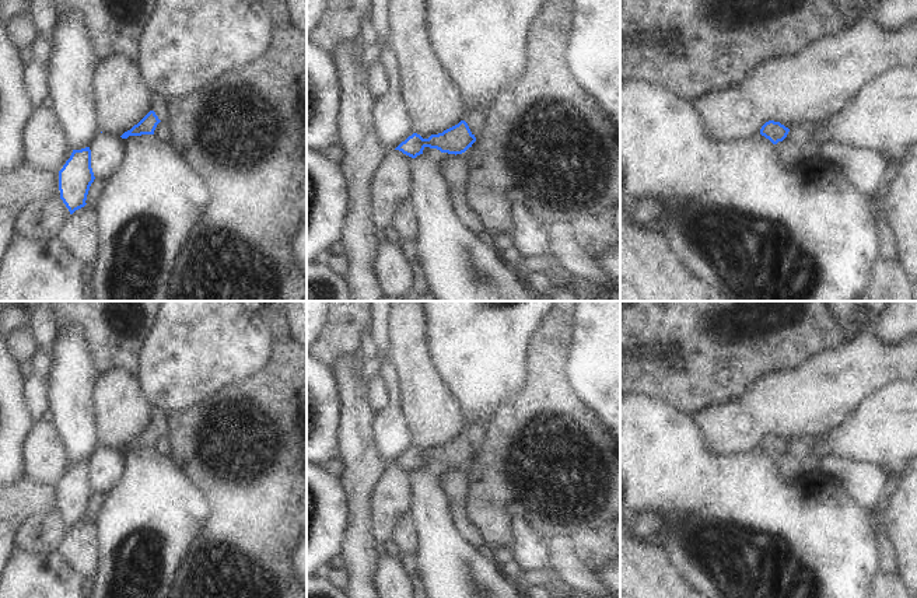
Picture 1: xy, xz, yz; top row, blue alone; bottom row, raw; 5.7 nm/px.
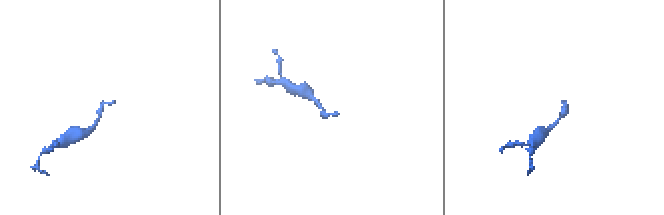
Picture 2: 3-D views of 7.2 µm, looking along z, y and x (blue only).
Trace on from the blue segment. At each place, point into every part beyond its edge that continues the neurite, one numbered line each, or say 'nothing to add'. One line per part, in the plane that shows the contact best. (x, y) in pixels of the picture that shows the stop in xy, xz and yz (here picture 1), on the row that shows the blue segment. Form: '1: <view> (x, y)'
1: xy (161, 104)

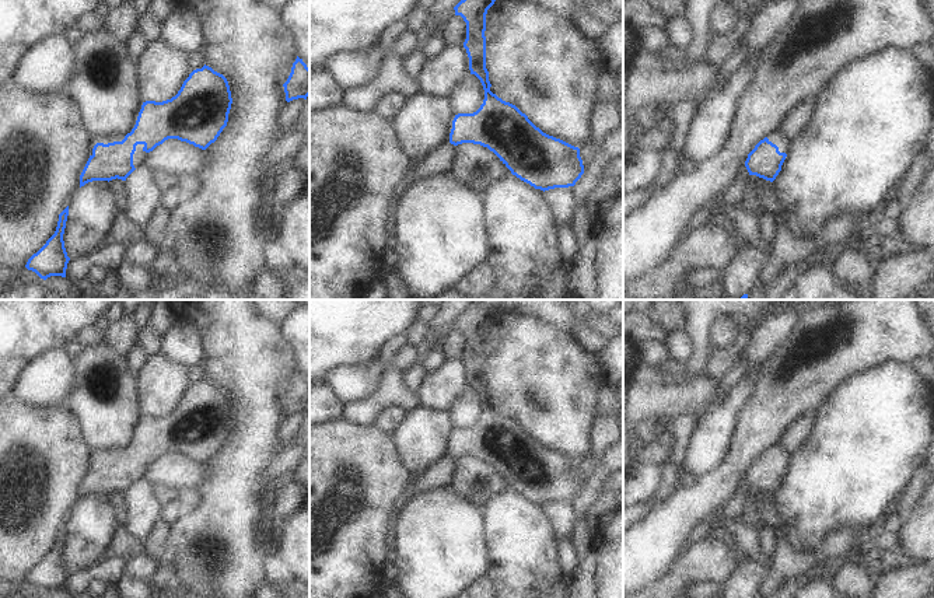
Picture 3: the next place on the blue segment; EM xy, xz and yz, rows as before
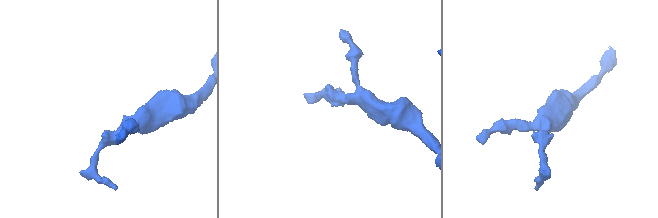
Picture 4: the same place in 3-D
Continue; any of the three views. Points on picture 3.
nothing to add

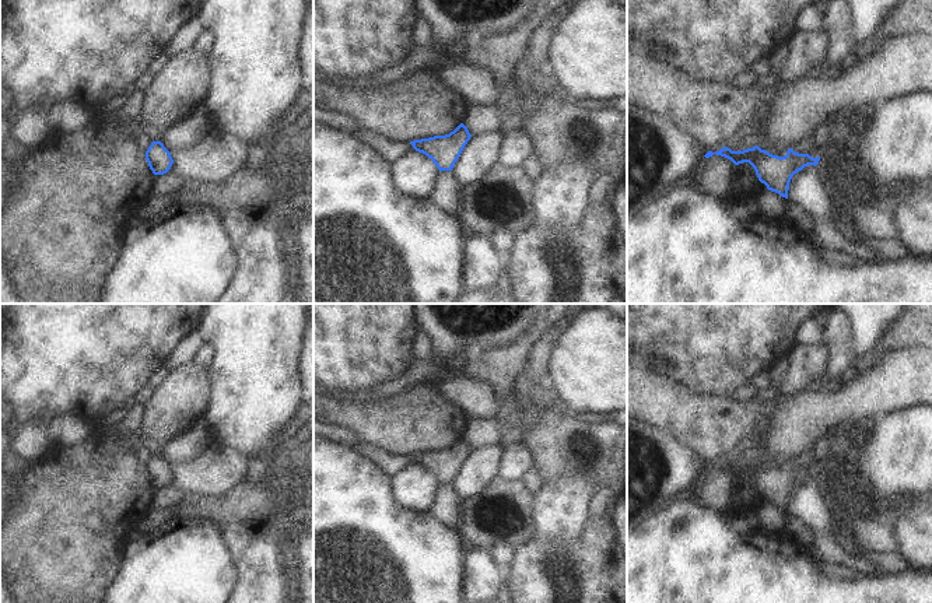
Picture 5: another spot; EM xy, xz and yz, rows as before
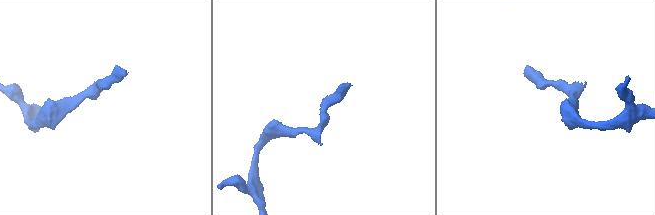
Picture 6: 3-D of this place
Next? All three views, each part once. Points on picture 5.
nothing to add

